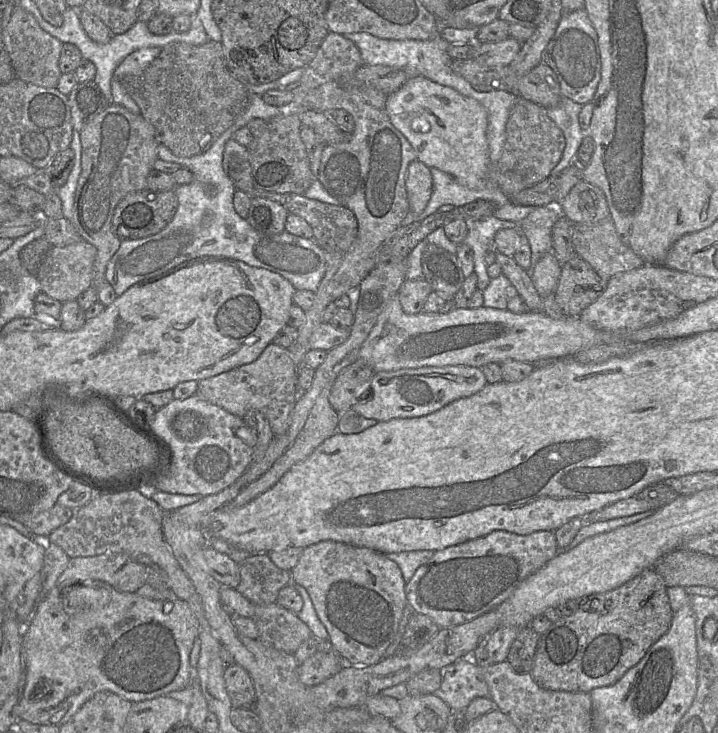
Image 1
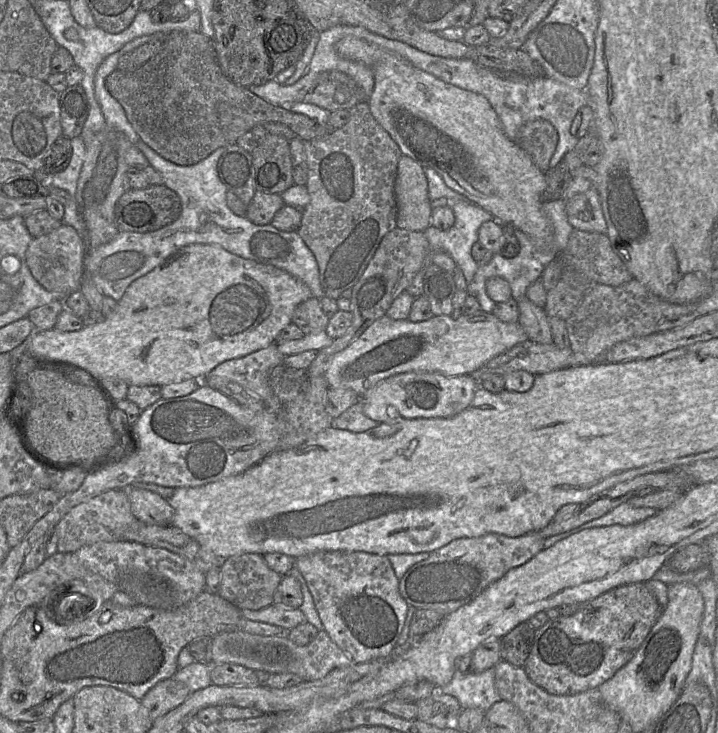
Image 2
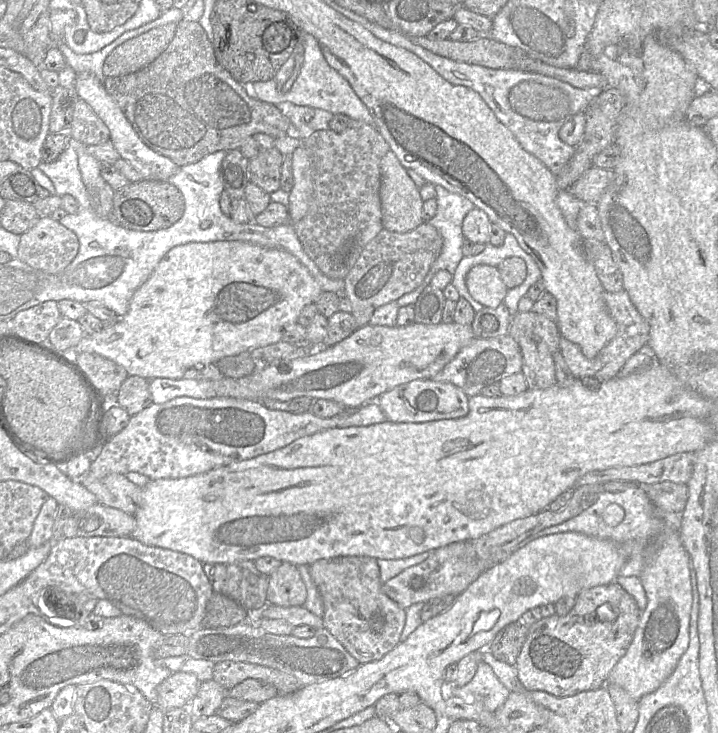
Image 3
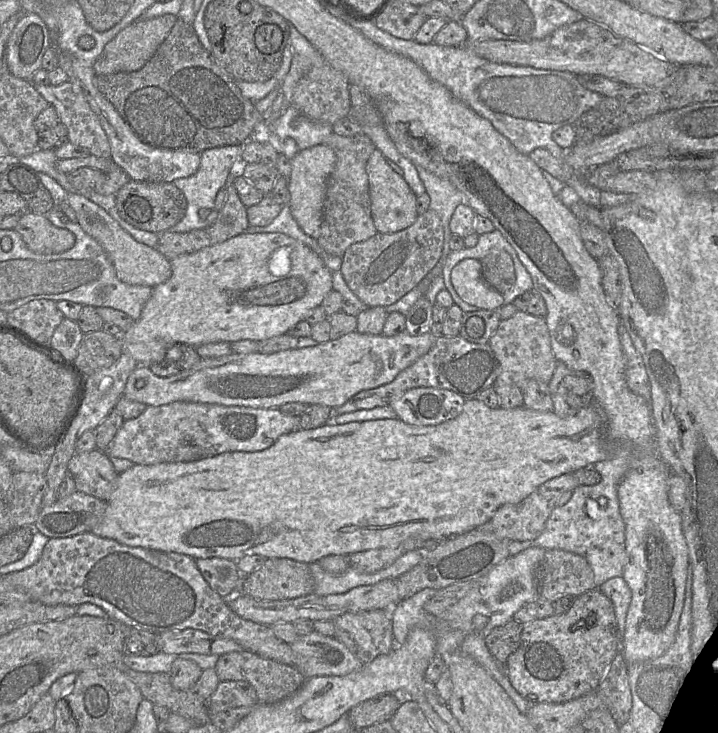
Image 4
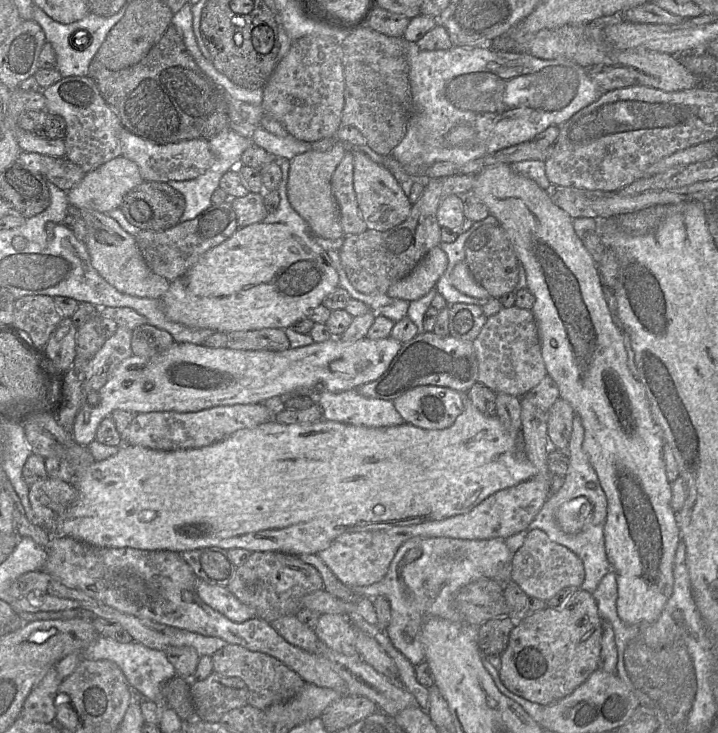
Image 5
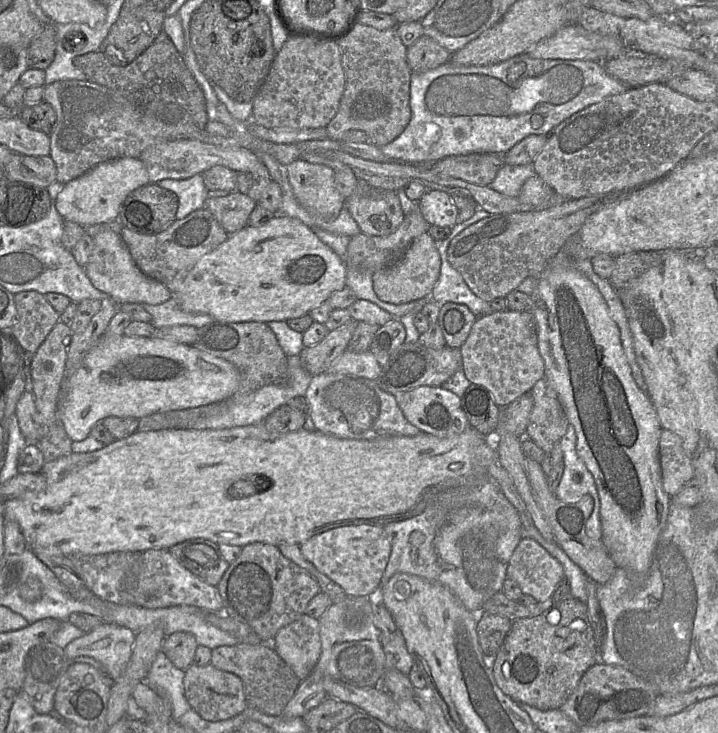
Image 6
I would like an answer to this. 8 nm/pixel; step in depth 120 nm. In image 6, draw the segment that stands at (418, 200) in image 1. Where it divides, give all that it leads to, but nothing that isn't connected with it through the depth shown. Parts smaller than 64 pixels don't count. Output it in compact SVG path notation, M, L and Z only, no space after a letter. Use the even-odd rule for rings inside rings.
M359 180L345 207L361 233L370 236L391 234L405 217L396 191L378 190Z

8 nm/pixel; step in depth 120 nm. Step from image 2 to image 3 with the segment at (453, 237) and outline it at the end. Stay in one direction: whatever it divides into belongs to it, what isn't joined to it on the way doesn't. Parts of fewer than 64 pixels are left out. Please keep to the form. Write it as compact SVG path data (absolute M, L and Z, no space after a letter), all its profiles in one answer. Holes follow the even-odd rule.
M407 169L407 173L418 186L419 193L423 201L435 198L437 202L437 211L435 216L428 222L439 231L443 238L442 250L422 281L424 290L428 285L430 285L432 278L439 270L444 269L449 271L452 275L454 274L460 260L464 257L462 253L462 244L464 241L464 236L462 233L463 219L465 218L466 214L476 206L468 199L456 193L450 192L440 185L433 185L426 182L424 178L422 178L416 171L412 169Z

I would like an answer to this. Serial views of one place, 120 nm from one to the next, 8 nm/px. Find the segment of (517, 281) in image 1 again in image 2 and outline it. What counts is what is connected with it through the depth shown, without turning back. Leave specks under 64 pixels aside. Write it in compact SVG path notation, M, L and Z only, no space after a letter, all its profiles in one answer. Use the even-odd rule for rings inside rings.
M526 296L518 302L518 324L528 336L528 340L540 344L551 344L552 333L548 323L548 316L544 308L531 302Z

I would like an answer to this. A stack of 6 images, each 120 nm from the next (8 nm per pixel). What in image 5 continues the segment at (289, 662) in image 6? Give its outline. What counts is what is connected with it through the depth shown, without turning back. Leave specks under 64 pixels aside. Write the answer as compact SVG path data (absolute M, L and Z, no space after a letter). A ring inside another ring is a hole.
M296 615L284 616L271 623L275 631L289 644L315 653L320 642L314 629L301 623Z

